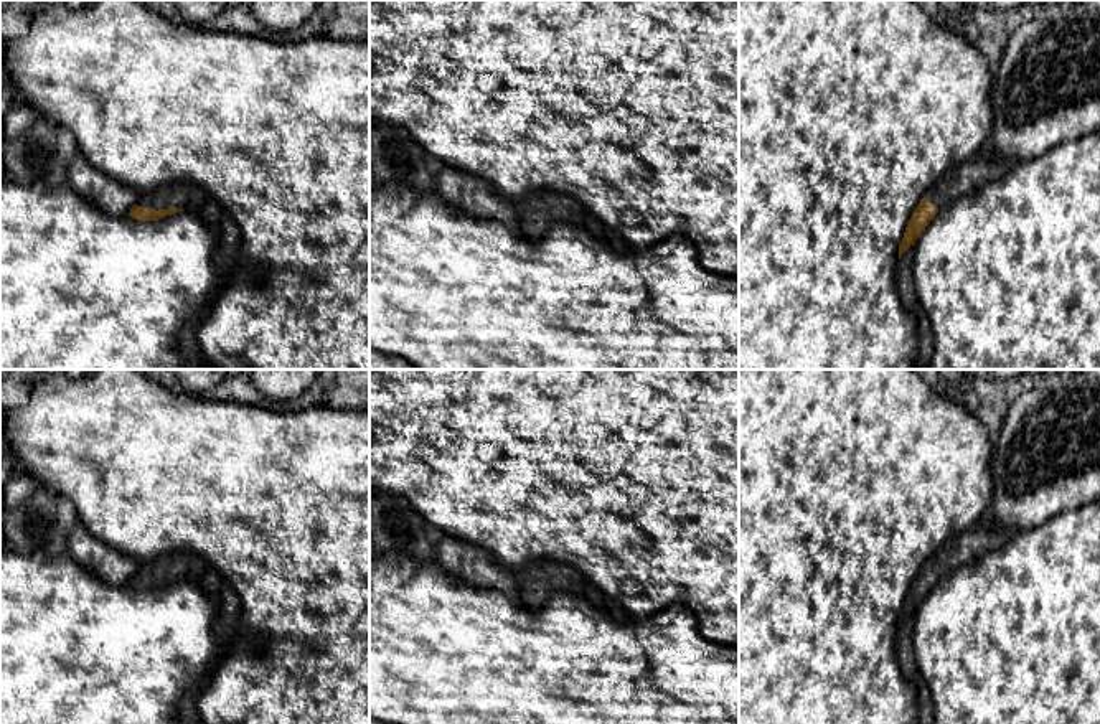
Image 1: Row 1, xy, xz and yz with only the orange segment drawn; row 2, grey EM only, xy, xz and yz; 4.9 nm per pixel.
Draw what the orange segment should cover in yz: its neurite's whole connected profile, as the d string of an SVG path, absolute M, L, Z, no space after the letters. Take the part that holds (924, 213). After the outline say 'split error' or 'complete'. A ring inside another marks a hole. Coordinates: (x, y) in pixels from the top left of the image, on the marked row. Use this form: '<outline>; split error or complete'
M976 152L971 158L943 175L914 209L899 246L899 259L910 246L915 246L917 239L942 206L948 205L961 195L973 191L983 183L998 178L1009 168L1009 162L996 160L993 157L983 155L981 152Z; split error

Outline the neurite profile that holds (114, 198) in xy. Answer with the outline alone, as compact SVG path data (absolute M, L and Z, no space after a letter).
M81 153L68 165L68 185L110 216L127 216L140 193L97 172Z

